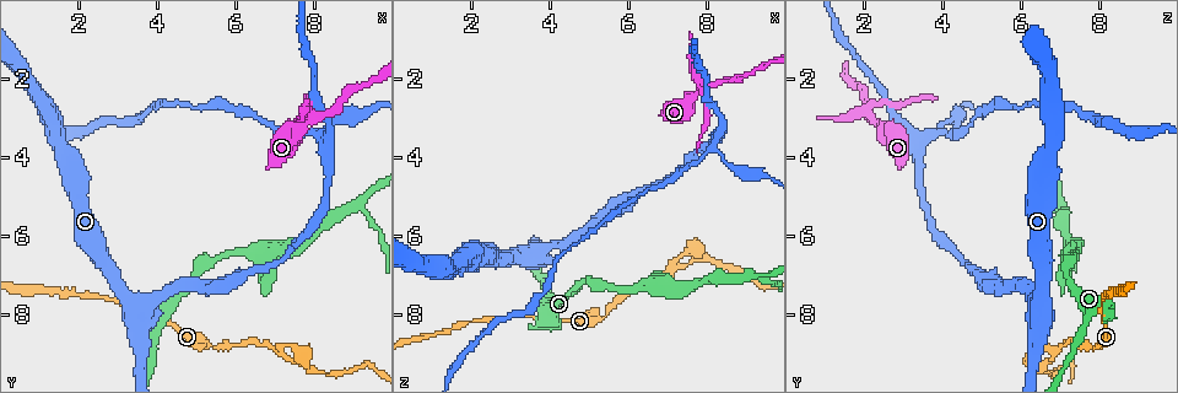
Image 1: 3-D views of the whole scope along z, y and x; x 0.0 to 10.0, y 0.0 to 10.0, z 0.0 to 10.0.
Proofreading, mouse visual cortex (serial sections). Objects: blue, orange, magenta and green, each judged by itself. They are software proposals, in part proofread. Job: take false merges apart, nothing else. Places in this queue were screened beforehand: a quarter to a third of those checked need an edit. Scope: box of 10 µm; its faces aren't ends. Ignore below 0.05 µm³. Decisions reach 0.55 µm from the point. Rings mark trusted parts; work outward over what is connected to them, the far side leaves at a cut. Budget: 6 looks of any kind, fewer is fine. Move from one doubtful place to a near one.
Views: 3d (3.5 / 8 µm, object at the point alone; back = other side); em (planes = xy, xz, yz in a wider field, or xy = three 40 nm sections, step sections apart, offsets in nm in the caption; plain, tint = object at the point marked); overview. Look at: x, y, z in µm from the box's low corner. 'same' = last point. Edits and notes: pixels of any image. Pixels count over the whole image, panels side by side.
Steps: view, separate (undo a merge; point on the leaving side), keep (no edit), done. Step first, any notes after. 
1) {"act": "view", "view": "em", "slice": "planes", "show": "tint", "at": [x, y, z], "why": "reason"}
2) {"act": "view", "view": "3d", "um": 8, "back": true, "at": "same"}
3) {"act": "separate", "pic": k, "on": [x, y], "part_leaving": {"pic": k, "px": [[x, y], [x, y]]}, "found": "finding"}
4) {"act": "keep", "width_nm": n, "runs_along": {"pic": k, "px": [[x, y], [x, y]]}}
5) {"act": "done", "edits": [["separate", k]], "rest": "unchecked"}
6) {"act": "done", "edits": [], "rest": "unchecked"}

{"act": "view", "view": "3d", "um": 3.5, "at": [9.10, 5.20, 7.05], "why": "sharp bend"}

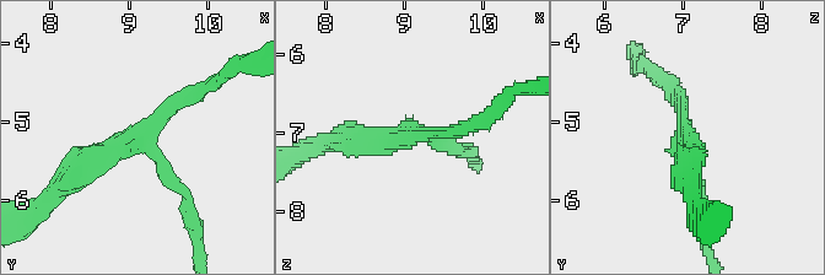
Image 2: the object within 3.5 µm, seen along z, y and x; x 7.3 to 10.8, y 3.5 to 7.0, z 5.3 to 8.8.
{"act": "keep", "arms": 3, "arm_widths_nm": [200, 200, 300], "runs_along": {"pic": 2, "px": [[69, 179], [140, 141], [189, 205]]}, "found": "continuous, no second cell"}

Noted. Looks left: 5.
{"act": "view", "view": "3d", "um": 3.5, "at": [7.20, 8.90, 6.75], "why": "two arms in line, one across"}

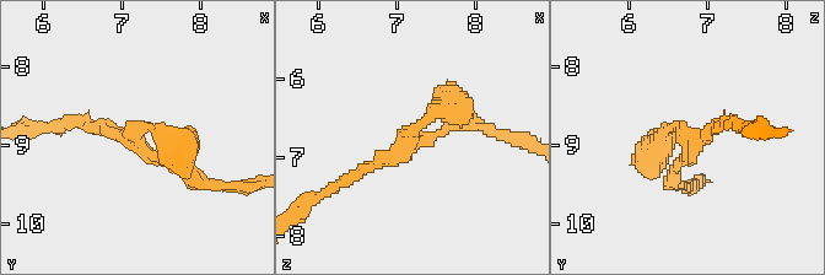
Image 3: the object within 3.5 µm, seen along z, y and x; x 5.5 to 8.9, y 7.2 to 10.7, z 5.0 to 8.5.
{"act": "view", "view": "em", "slice": "xy", "step": 3, "show": "tint", "at": [7.20, 8.95, 6.80], "arms": 3, "arm_widths_nm": [150, 150, 300], "why": "now the EM"}

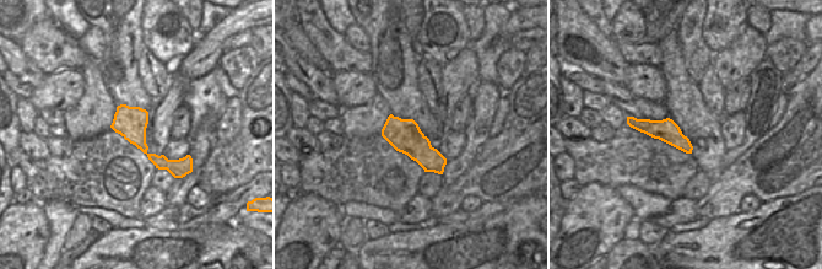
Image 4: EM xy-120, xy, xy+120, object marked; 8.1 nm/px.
{"act": "keep", "found": "one cell here"}

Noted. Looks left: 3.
{"act": "view", "view": "3d", "um": 3.5, "at": [3.80, 7.65, 6.40], "why": "arms part here"}

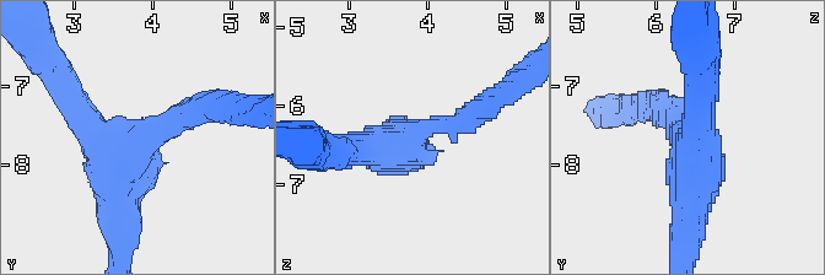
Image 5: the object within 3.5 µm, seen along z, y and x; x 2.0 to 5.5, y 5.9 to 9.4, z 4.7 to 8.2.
{"act": "view", "view": "em", "slice": "planes", "show": "tint", "at": [3.75, 7.70, 6.40], "why": "need the tissue"}

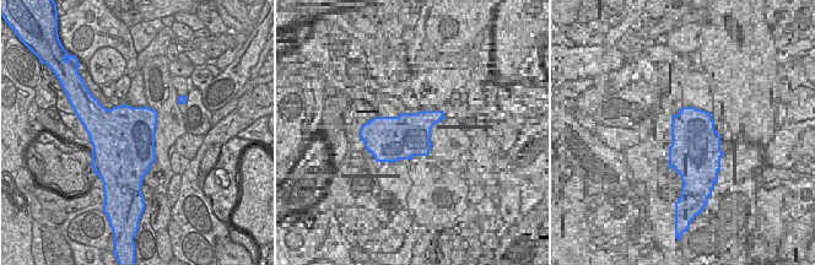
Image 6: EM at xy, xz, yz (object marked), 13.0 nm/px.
{"act": "view", "view": "em", "slice": "xy", "step": 1, "show": "tint", "at": "same", "why": "cut it another way"}

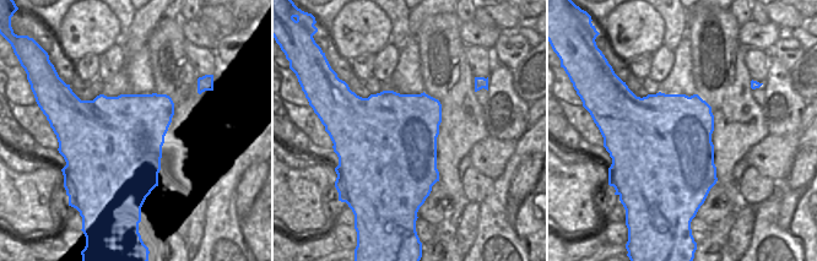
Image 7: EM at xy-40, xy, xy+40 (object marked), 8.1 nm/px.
{"act": "keep", "runs_along": {"pic": 5, "px": [[59, 81], [104, 141], [179, 114]]}, "found": "all the same cell"}

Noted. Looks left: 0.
{"act": "done", "edits": [], "rest": "unchecked"}

